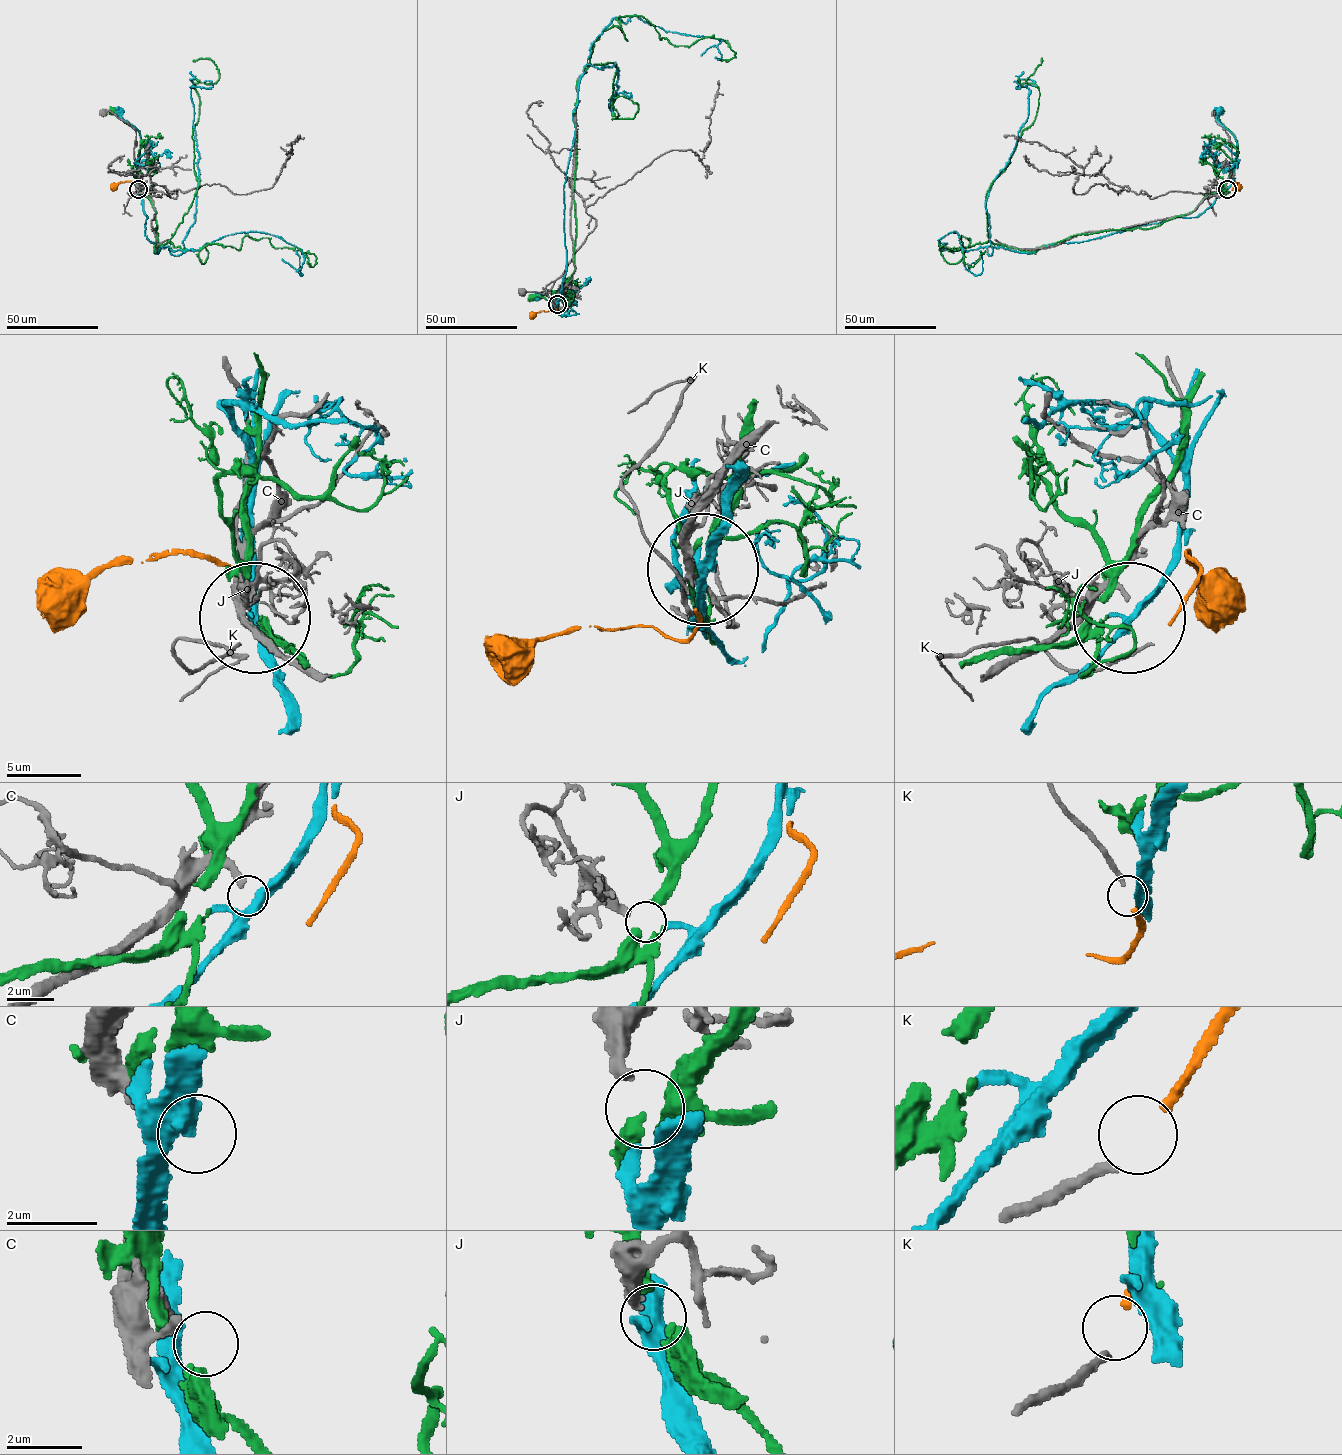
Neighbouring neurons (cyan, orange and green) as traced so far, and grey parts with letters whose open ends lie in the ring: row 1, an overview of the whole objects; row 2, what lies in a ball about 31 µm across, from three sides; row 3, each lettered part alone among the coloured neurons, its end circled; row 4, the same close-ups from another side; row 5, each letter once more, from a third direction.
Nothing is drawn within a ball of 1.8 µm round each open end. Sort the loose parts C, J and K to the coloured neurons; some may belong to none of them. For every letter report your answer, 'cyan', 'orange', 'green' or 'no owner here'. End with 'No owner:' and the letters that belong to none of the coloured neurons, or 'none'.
C: no owner here
J: cyan
K: orange
No owner: C

